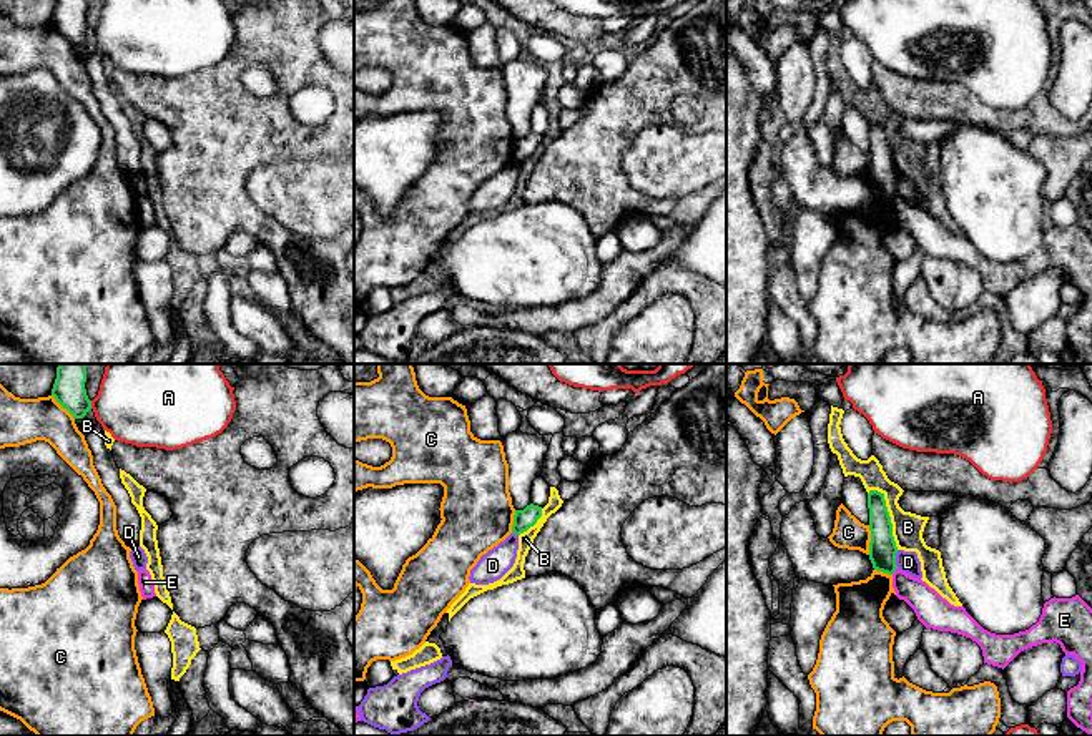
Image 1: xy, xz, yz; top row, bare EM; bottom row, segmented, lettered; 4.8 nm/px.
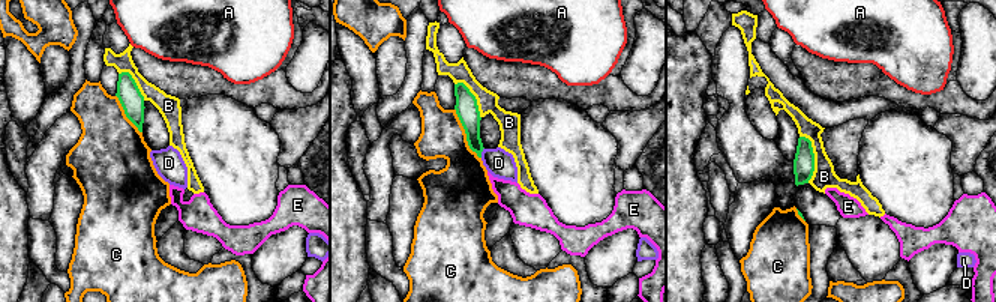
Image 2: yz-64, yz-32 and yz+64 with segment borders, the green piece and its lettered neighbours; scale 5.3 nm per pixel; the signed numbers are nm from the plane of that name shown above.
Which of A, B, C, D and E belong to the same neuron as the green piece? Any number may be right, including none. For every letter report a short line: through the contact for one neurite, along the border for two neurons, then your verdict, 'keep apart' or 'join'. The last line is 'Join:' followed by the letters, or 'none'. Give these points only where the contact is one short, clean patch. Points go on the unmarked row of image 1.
A: keep apart
B: keep apart
C: keep apart
D: line yz (898, 178), (896, 195); keep apart
E: line yz (896, 195), (891, 201); keep apart
Join: none

